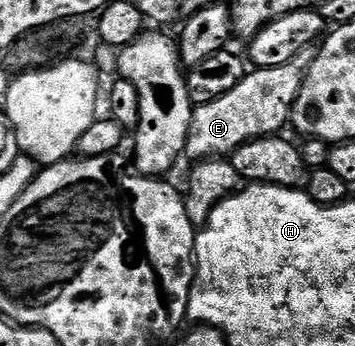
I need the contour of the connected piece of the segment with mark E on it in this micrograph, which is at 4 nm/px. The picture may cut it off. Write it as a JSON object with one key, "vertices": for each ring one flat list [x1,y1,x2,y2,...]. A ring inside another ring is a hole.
{"vertices":[[317,44,309,45,280,67,247,72,245,79,236,83,228,95,220,95,220,99,212,99,212,103,194,106,185,156,193,159,226,159,244,143,281,134,282,128,290,125,290,112,296,103,296,95,300,95,306,71,312,67,318,51]]}

